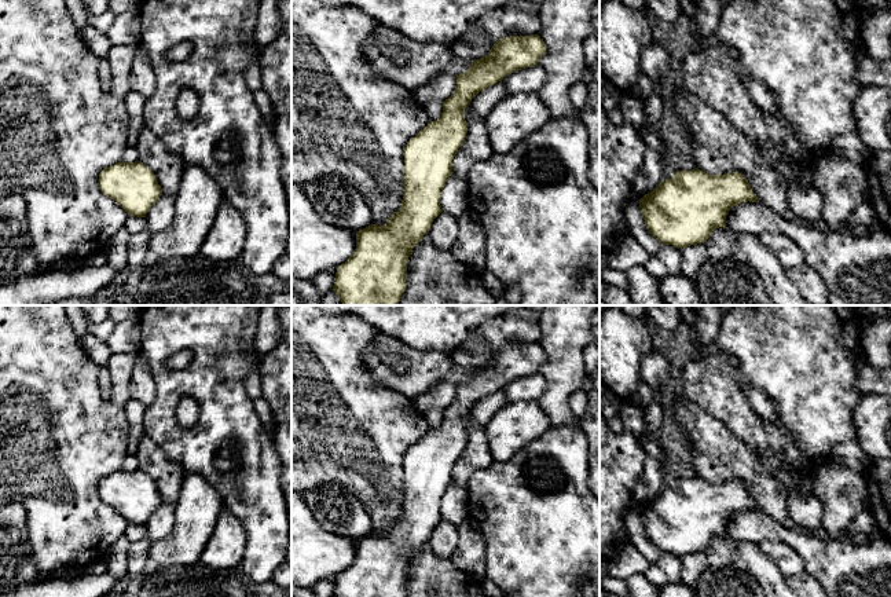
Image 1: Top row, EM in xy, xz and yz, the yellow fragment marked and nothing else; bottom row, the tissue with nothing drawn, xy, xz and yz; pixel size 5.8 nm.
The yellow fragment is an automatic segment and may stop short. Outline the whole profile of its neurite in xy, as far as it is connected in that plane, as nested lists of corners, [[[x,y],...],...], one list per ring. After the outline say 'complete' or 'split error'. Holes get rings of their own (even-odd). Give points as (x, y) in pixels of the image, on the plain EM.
[[[120,469],[99,483],[99,495],[114,508],[128,524],[146,525],[162,503],[161,494],[148,475],[140,469]]] | complete

